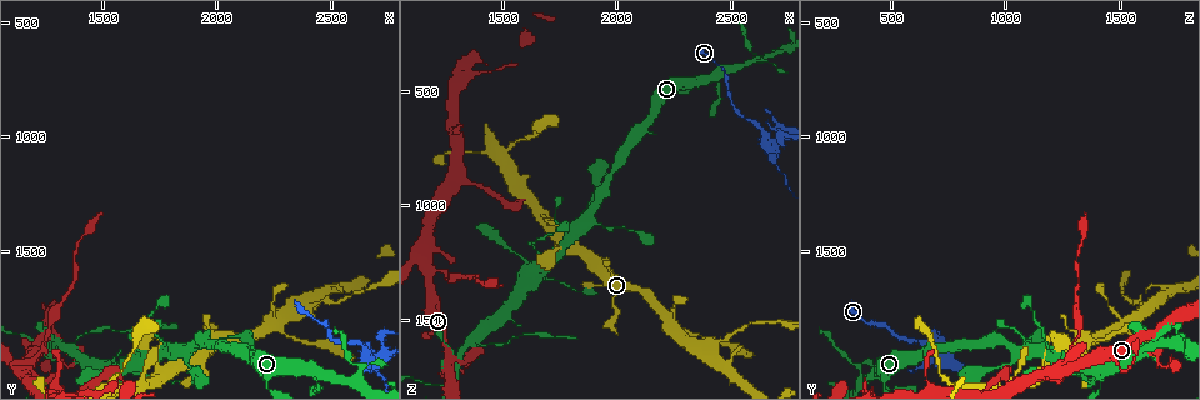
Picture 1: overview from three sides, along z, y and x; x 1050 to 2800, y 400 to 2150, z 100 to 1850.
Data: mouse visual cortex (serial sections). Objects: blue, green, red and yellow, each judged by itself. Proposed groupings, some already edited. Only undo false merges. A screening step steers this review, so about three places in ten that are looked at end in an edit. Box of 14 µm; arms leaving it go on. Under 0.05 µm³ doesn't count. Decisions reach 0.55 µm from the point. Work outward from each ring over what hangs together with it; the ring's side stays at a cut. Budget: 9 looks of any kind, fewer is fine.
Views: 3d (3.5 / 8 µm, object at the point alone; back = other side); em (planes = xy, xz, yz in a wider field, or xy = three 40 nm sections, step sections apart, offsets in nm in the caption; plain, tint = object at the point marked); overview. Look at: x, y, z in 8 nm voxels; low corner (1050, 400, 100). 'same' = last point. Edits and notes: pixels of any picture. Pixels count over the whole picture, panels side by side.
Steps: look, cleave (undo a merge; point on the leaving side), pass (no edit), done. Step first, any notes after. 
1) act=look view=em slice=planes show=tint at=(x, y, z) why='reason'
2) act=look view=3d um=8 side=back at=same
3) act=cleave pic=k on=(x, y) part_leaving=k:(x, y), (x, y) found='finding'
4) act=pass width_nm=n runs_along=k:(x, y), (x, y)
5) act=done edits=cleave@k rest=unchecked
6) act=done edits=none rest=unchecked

act=look view=3d um=8 side=back at=(2460, 1730, 1580) why='sudden change in width'

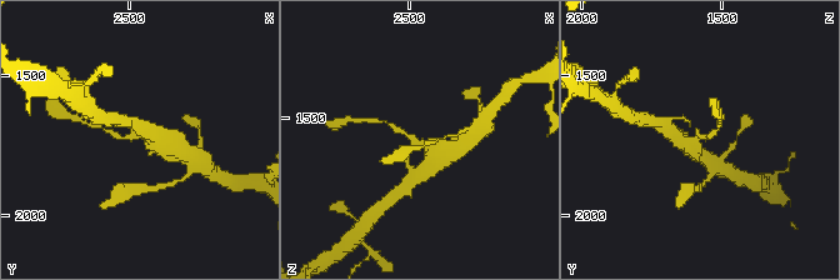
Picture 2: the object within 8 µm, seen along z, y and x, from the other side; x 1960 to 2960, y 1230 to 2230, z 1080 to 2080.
act=look view=em slice=xy step=1 show=tint at=(2460, 1720, 1580) why='shape alone is not enough'

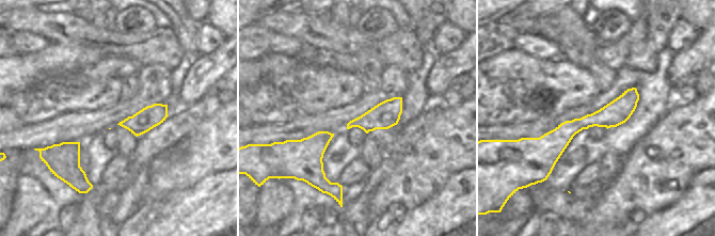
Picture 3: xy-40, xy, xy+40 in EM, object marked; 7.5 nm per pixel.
act=pass width_nm=200 runs_along=2:(449, 149), (434, 149), (389, 124) found='one cell here'

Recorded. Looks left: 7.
act=look view=3d um=3.5 at=(1240, 1940, 1290) why='a narrow waist'

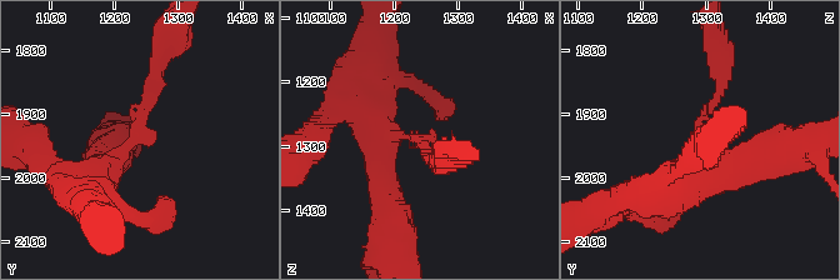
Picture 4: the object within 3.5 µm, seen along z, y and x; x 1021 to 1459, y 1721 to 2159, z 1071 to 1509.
act=look view=em slice=xy step=1 show=tint at=(1230, 1945, 1285) why='now the EM'

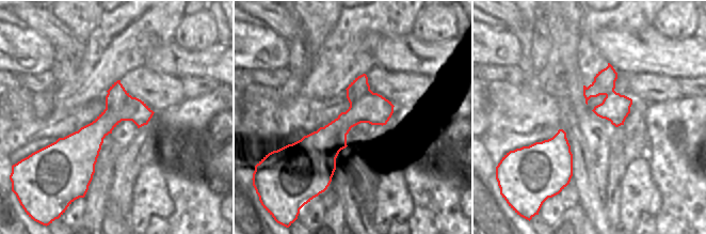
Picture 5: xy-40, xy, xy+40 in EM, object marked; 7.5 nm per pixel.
act=cleave pic=4 on=(706, 109) width_nm=240 part_leaving=4:(120, 154), (139, 135), (161, 50) found='two cells meet here'

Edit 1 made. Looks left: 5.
act=look view=3d um=3.5 at=(2590, 2060, 380) why='abrupt turn'

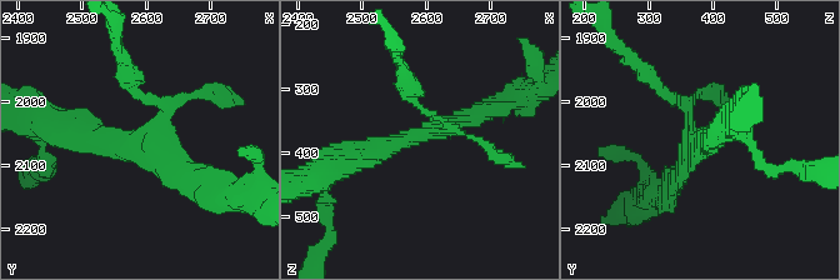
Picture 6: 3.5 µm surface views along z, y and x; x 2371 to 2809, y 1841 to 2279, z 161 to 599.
act=look view=em slice=xy step=5 show=tint at=(2600, 2065, 370)

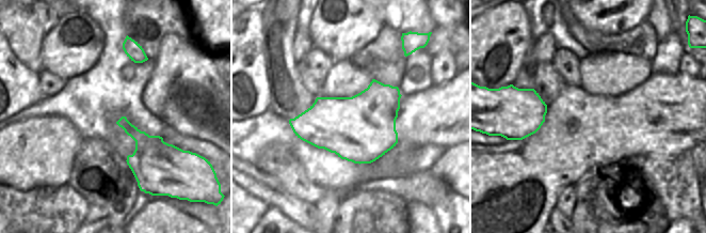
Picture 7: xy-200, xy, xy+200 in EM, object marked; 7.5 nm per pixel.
act=pass found='continuous, no second cell'

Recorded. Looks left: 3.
act=look view=3d um=3.5 at=(2650, 1940, 700) why='sudden change in width'

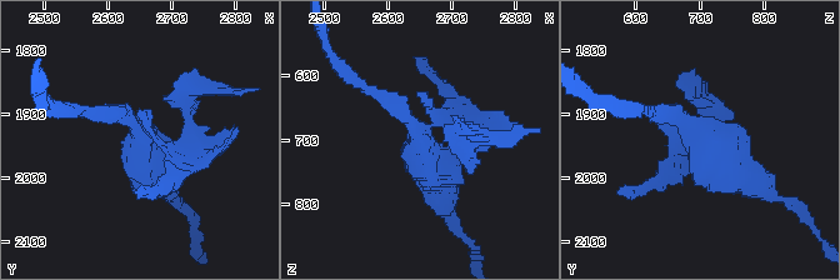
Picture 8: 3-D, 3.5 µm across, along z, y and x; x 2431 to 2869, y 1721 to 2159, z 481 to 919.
act=look view=em slice=xy step=5 show=tint at=(2655, 1940, 700) why='shape alone is not enough'

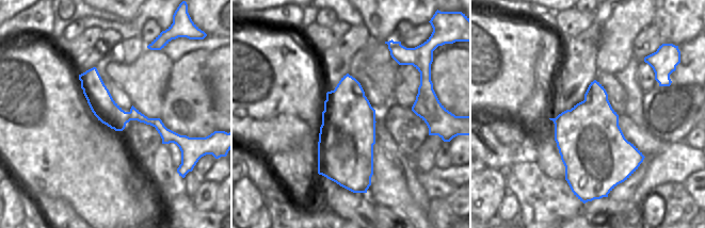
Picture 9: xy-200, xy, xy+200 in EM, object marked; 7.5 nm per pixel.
act=look view=em slice=xy step=3 show=tint at=same why='another direction'

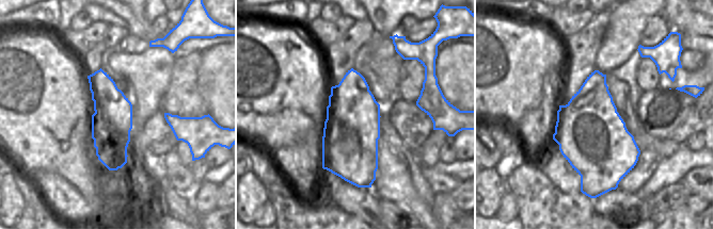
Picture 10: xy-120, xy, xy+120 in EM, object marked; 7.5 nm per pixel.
act=cleave pic=8 on=(700, 108) part_leaving=8:(434, 125), (465, 148), (508, 141) found='a second cell is stuck on'

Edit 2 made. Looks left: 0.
act=done edits=cleave@4,cleave@8 rest=unchecked

